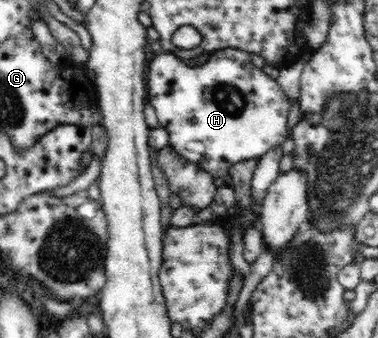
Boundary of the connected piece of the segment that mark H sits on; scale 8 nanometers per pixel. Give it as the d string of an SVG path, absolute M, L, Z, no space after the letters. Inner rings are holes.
M220 48L217 55L203 65L189 67L181 57L172 52L155 55L149 63L149 75L146 79L149 87L149 103L157 111L159 126L168 132L170 145L188 162L221 179L223 187L229 187L227 177L239 163L259 160L269 149L282 144L287 137L287 115L290 101L281 90L281 86L267 77L261 69L253 67L251 57L239 48Z

